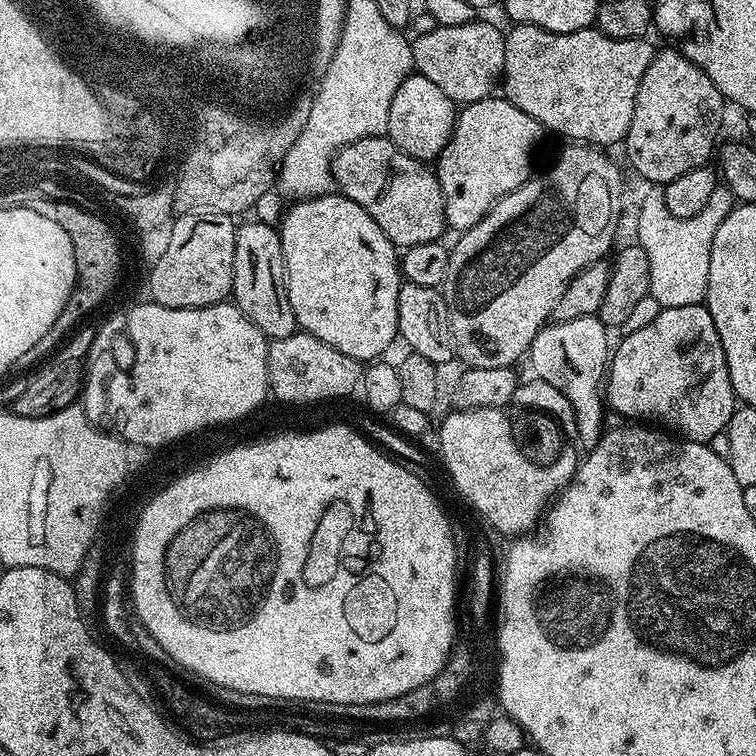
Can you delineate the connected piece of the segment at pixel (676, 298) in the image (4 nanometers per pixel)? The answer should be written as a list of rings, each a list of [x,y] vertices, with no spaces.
[[[646,182],[636,224],[636,242],[646,251],[650,265],[649,295],[657,298],[663,308],[701,304],[708,291],[710,250],[718,226],[734,206],[734,197],[728,187],[718,184],[706,205],[693,218],[675,218],[666,209],[664,187]]]

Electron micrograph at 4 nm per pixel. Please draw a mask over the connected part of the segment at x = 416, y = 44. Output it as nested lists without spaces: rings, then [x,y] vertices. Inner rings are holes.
[[[475,20],[459,26],[437,25],[428,35],[415,35],[410,46],[415,71],[438,86],[455,104],[473,104],[493,95],[503,77],[505,33],[490,22]]]

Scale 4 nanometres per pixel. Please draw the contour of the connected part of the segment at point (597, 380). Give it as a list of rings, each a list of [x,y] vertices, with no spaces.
[[[599,315],[583,316],[573,320],[556,320],[541,328],[540,333],[532,340],[530,357],[532,368],[537,377],[557,390],[562,390],[570,398],[576,415],[577,441],[585,444],[585,449],[596,447],[606,431],[604,412],[606,400],[602,395],[602,385],[606,380],[606,369],[610,363],[610,344],[608,348],[609,329],[600,321]]]

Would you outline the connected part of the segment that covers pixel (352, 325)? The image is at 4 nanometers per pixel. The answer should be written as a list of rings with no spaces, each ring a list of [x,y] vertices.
[[[327,194],[312,199],[297,199],[285,211],[278,231],[288,297],[297,325],[355,360],[372,362],[383,357],[380,355],[398,336],[398,290],[402,283],[402,264],[396,245],[386,238],[382,226],[378,226],[378,222],[374,222],[374,218],[370,218],[358,202],[339,194]]]

